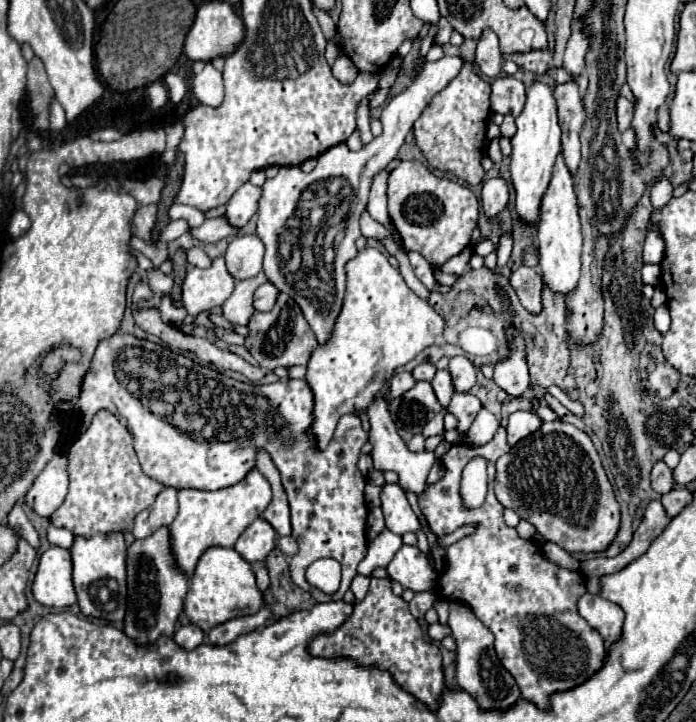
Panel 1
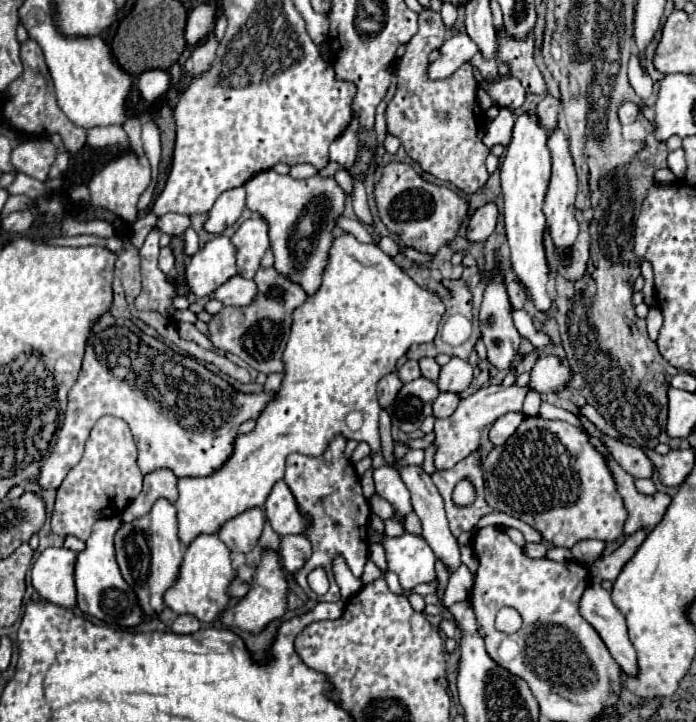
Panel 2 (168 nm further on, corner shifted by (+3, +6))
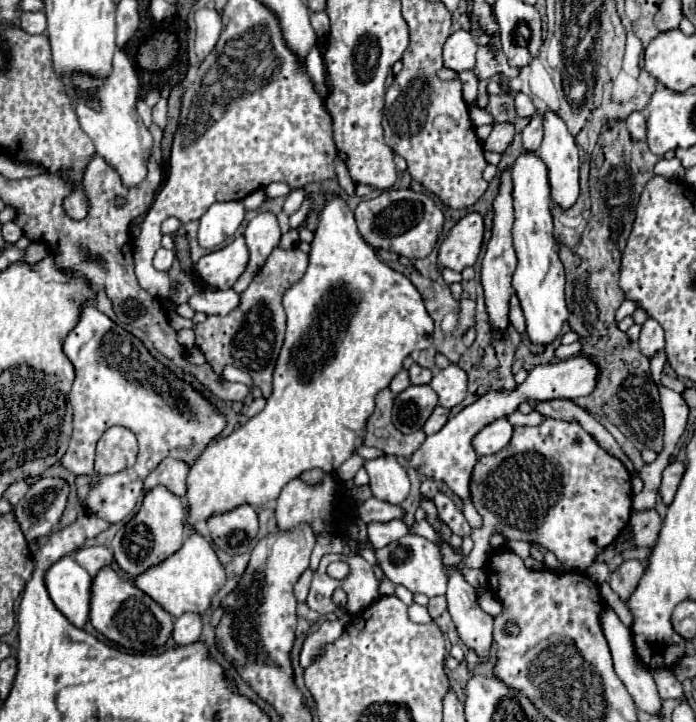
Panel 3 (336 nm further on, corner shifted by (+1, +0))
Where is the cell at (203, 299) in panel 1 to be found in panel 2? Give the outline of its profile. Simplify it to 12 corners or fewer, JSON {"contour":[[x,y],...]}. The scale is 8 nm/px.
{"contour":[[230,237],[208,241],[186,265],[196,297],[236,275]]}

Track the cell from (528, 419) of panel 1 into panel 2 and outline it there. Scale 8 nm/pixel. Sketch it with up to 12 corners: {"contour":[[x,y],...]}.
{"contour":[[506,413],[488,433],[494,447],[504,445],[518,429],[524,415]]}

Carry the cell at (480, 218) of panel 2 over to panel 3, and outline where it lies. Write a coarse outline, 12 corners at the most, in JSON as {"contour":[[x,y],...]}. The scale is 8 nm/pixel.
{"contour":[[472,211],[448,233],[438,263],[454,271],[474,265],[484,219]]}

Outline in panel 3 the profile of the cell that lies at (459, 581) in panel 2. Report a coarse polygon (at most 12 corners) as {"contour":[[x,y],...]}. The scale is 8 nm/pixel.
{"contour":[[578,423],[480,457],[468,569],[490,535],[586,571],[632,513],[626,467]]}

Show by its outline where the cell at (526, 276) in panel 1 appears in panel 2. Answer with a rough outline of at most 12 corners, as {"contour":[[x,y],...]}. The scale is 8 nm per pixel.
{"contour":[[506,281],[510,305],[522,309],[526,303],[524,287],[518,281]]}

